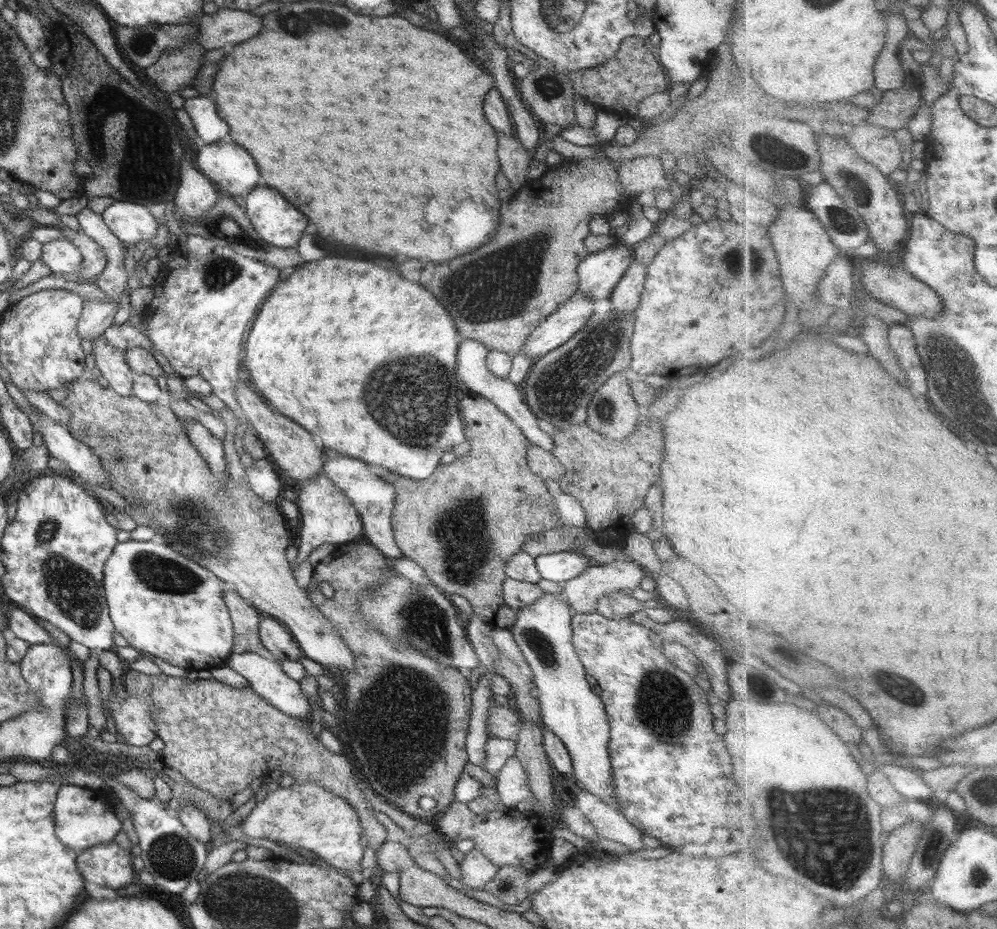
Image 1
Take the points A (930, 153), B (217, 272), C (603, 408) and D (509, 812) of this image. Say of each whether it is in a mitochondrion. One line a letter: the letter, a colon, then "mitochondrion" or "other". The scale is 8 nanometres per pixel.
A: other
B: mitochondrion
C: mitochondrion
D: other

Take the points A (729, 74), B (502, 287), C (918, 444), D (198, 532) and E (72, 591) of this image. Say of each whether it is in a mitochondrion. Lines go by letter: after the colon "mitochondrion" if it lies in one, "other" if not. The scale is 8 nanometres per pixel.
A: other
B: mitochondrion
C: other
D: mitochondrion
E: mitochondrion

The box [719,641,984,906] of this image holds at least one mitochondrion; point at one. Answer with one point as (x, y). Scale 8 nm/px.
(846, 839)

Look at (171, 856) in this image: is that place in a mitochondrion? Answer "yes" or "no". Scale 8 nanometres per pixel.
yes

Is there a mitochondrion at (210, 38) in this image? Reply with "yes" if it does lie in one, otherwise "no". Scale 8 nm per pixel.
no

